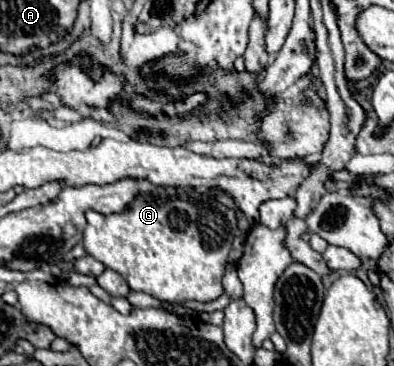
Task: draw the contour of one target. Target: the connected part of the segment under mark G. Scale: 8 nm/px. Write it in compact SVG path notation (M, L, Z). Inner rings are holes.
M141 187L141 193L127 205L123 213L101 215L97 211L87 213L87 227L83 233L83 247L97 261L117 271L131 291L149 293L167 303L183 301L213 301L223 293L221 277L225 273L227 255L237 235L237 213L221 205L209 191L193 187Z

